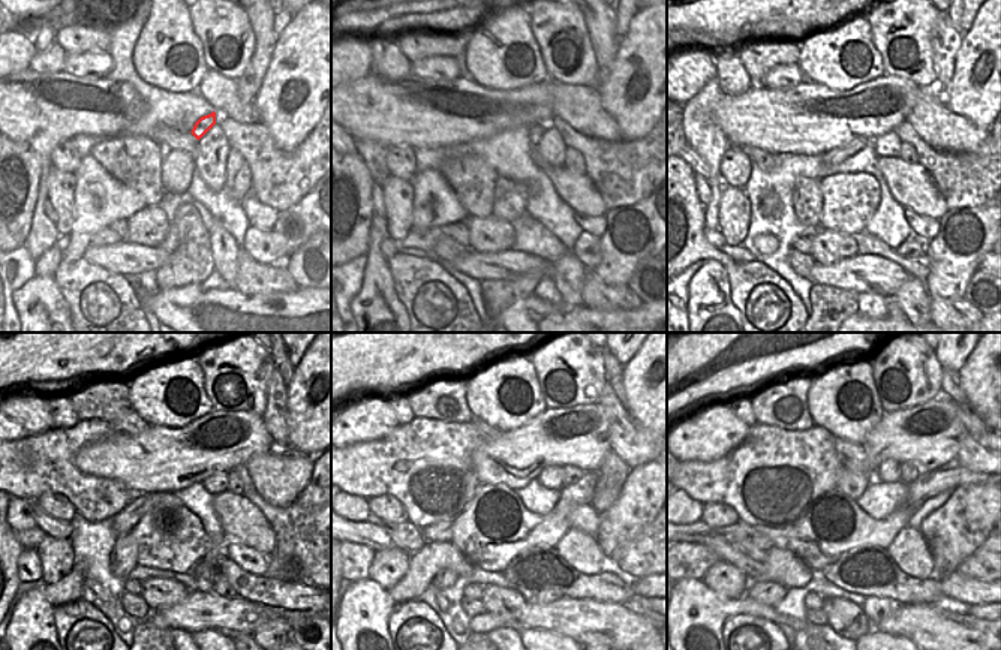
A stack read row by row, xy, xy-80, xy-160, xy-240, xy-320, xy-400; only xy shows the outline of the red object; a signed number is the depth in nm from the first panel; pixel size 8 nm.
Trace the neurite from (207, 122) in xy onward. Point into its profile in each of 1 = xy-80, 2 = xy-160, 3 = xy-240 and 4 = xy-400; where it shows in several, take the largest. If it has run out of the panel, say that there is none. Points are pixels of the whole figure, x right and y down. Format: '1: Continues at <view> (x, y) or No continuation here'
1: Continues at xy-80 (535, 131)
2: Continues at xy-160 (838, 155)
3: Continues at xy-240 (125, 521)
4: Continues at xy-400 (760, 541)

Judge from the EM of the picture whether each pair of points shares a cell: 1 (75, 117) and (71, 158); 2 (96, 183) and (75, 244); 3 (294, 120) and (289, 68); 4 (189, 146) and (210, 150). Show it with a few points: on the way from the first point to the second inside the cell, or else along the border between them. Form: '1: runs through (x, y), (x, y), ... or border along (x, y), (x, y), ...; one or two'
1: border along (71, 138), (53, 150), (50, 158), (51, 166); two
2: runs through (92, 198), (92, 213), (84, 229); one
3: runs through (280, 107), (280, 89), (285, 81); one
4: border along (198, 141), (198, 155), (194, 159); two

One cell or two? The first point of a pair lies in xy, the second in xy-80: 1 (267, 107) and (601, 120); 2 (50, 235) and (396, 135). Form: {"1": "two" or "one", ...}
{"1": "two", "2": "one"}

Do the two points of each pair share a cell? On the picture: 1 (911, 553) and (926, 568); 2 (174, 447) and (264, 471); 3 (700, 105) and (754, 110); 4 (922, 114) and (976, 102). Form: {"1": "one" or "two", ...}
{"1": "one", "2": "two", "3": "two", "4": "two"}

